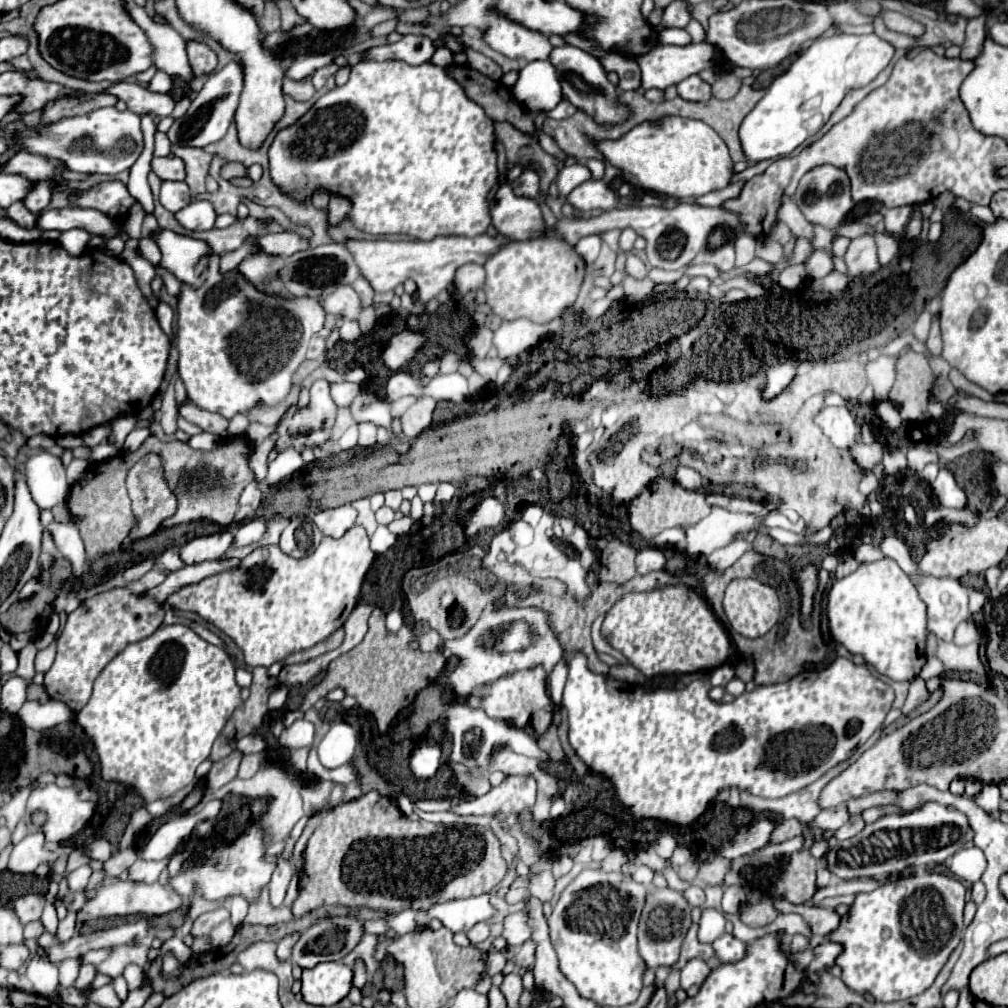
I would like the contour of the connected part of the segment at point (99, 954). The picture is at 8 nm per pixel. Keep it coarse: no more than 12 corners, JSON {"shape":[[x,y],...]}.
{"shape":[[112,949],[91,950],[83,963],[98,965],[109,956]]}

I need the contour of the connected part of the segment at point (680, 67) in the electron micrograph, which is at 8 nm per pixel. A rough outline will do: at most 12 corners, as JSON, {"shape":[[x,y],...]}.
{"shape":[[707,43],[655,45],[635,61],[643,89],[667,89],[711,67]]}

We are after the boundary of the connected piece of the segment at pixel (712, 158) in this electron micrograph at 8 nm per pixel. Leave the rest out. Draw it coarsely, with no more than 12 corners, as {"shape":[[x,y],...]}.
{"shape":[[665,117],[597,145],[636,189],[697,199],[733,179],[703,121]]}

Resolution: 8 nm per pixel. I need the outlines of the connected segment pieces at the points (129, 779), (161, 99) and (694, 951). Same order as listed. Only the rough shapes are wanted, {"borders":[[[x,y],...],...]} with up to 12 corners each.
{"borders":[[[187,625],[127,645],[77,723],[147,803],[195,781],[241,707]],[[113,83],[103,93],[123,99],[129,111],[165,117],[171,95],[135,83]],[[699,925],[687,931],[681,957],[673,965],[683,969],[691,959],[711,959],[715,949],[697,937]]]}

